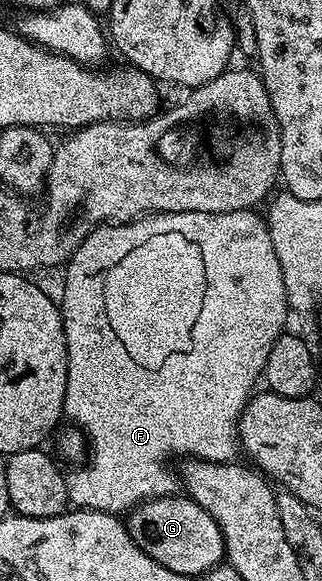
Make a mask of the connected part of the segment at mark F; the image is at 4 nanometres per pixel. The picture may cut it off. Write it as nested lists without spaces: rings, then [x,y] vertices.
[[[253,209],[237,210],[236,212],[176,212],[175,214],[152,213],[133,222],[124,222],[121,224],[103,224],[97,226],[90,235],[80,244],[78,251],[70,258],[64,267],[66,280],[61,287],[60,309],[62,311],[62,323],[64,324],[64,336],[66,337],[66,351],[68,352],[68,380],[66,381],[66,391],[64,392],[64,414],[67,419],[71,418],[73,425],[81,430],[88,443],[88,462],[90,466],[83,465],[81,468],[74,468],[66,474],[66,487],[70,497],[70,506],[74,508],[85,508],[88,510],[103,510],[106,514],[121,515],[123,512],[129,512],[141,502],[147,502],[149,498],[169,498],[175,493],[174,489],[179,489],[180,478],[177,473],[174,474],[166,465],[170,458],[177,454],[187,454],[187,459],[202,458],[205,462],[232,462],[239,457],[240,443],[238,441],[238,421],[242,415],[242,409],[246,407],[252,391],[255,389],[254,381],[263,377],[268,360],[268,352],[272,352],[272,344],[287,329],[286,314],[288,307],[286,305],[286,293],[284,292],[284,272],[280,272],[280,260],[276,260],[276,248],[272,248],[272,236],[270,227],[267,226],[265,217]]]

